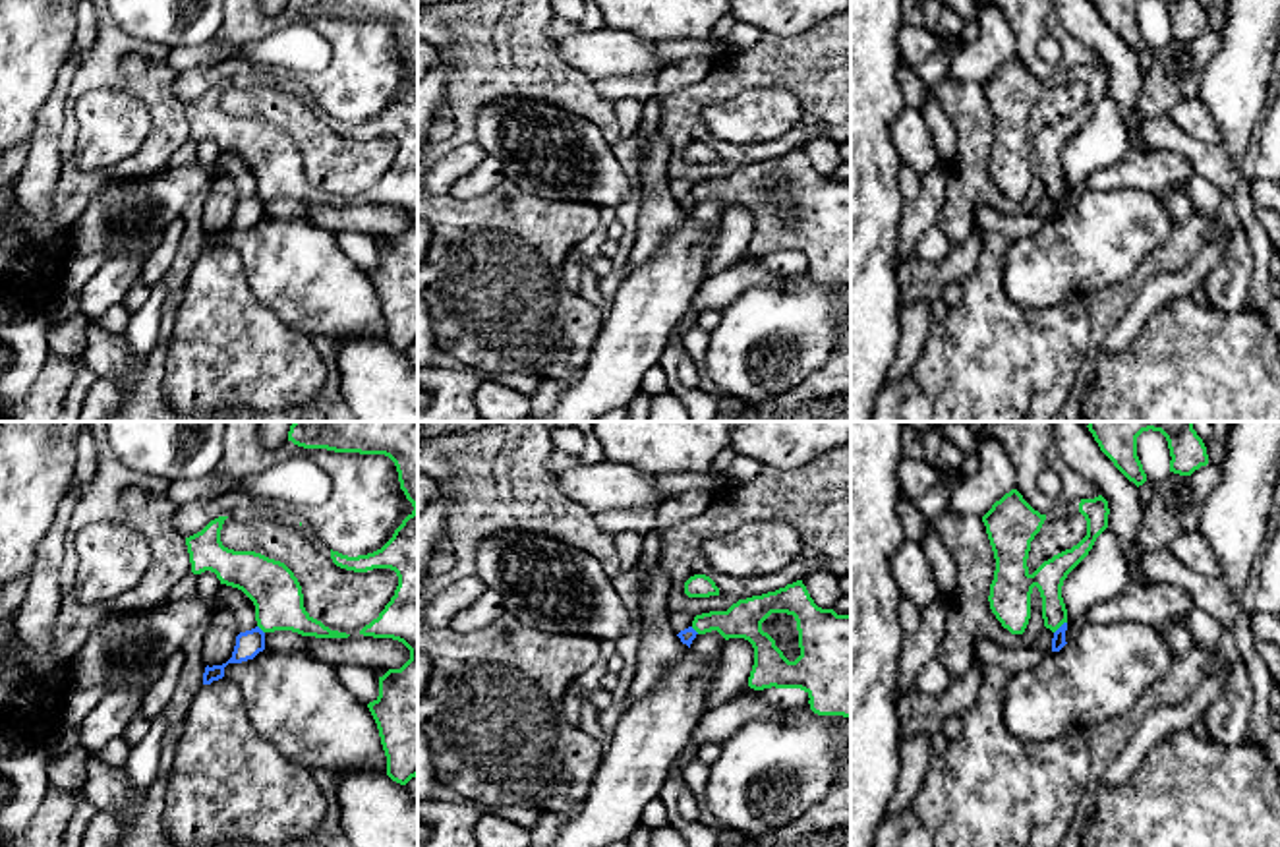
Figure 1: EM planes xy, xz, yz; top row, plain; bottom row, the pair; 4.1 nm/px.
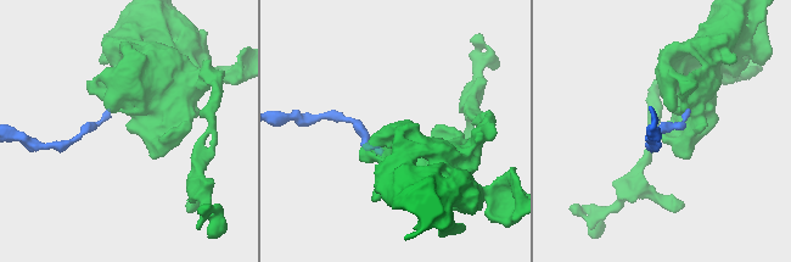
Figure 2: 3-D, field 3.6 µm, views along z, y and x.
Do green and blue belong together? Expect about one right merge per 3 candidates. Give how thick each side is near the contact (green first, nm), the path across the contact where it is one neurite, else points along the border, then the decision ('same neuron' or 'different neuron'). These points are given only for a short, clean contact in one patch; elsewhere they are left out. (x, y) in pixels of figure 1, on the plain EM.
calibres 180 and 60 nm; border yz (1066, 188), (1054, 200); different neuron

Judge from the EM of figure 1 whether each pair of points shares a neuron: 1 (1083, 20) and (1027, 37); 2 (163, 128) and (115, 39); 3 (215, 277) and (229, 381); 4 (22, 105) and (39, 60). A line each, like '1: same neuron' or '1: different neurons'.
1: different neurons
2: same neuron
3: same neuron
4: same neuron

